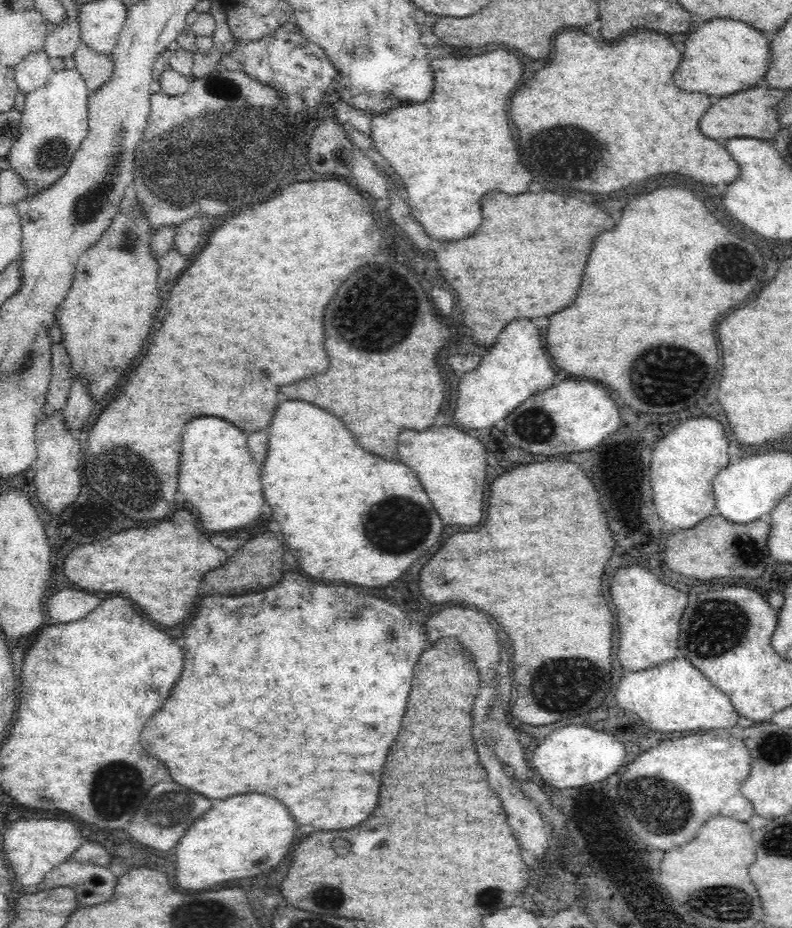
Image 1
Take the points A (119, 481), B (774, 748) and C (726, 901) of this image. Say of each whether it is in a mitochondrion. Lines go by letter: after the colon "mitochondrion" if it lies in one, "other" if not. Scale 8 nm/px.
A: mitochondrion
B: mitochondrion
C: mitochondrion

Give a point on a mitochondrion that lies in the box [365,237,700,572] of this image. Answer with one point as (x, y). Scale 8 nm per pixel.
(533, 425)

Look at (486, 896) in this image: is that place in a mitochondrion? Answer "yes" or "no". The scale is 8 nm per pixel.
yes

